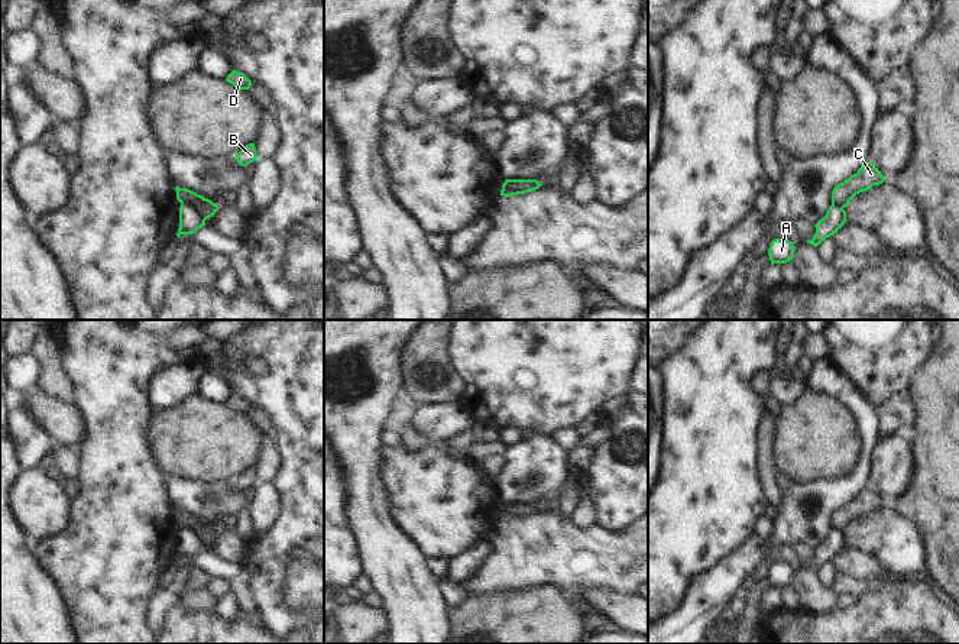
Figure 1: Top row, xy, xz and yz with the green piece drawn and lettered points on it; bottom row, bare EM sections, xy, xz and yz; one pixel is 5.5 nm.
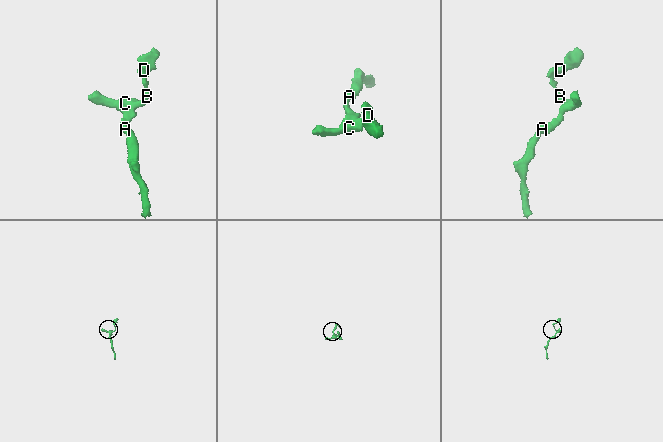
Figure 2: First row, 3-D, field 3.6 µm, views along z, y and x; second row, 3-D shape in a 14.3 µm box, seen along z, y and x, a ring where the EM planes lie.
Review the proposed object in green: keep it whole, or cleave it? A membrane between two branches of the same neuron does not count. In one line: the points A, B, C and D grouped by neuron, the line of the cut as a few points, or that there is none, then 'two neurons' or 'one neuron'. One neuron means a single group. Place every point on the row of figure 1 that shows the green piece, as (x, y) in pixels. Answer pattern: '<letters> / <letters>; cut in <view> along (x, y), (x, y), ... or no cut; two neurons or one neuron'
A / B C D; cut in xy along (181, 204), (190, 204), (206, 219); two neurons

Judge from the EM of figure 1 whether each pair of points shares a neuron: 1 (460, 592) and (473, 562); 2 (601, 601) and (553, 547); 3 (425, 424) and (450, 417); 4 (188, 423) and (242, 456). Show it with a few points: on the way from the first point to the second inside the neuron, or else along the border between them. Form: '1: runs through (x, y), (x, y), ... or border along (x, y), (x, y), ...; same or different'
1: runs through (460, 585), (460, 575), (466, 569); same
2: border along (576, 591), (612, 588), (622, 592); different
3: runs through (431, 421), (444, 420); same
4: runs through (201, 436), (207, 442), (229, 443); same

